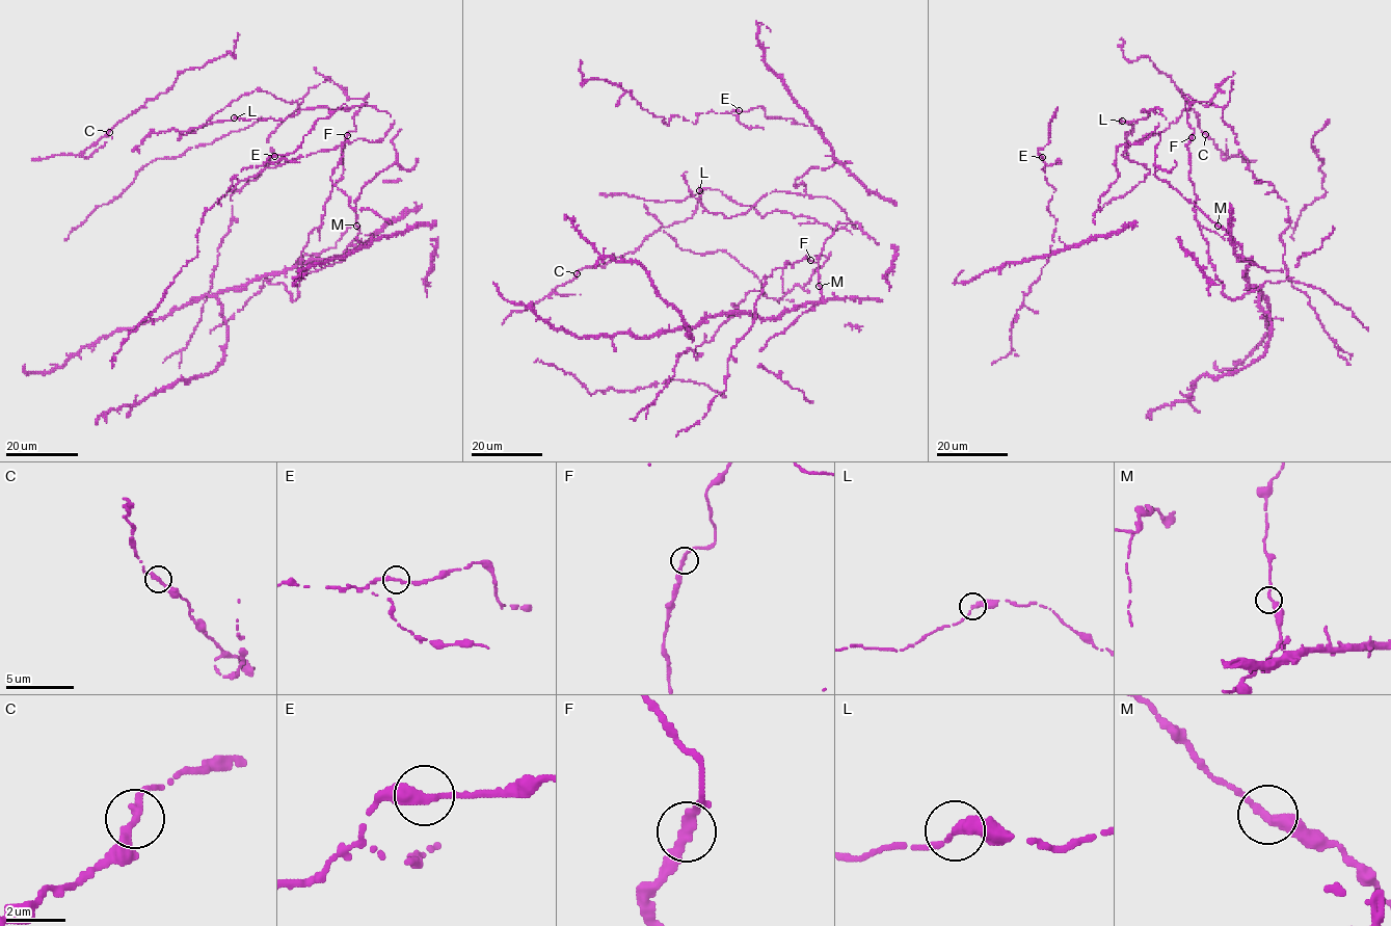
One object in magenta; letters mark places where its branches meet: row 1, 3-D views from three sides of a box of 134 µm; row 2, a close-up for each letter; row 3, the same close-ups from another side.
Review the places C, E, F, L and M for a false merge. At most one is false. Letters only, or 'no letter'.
no letter

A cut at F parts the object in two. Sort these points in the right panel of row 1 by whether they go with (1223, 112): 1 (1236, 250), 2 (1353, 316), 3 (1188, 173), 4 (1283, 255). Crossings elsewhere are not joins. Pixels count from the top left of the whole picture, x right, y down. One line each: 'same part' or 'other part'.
1: same part
2: other part
3: other part
4: same part

